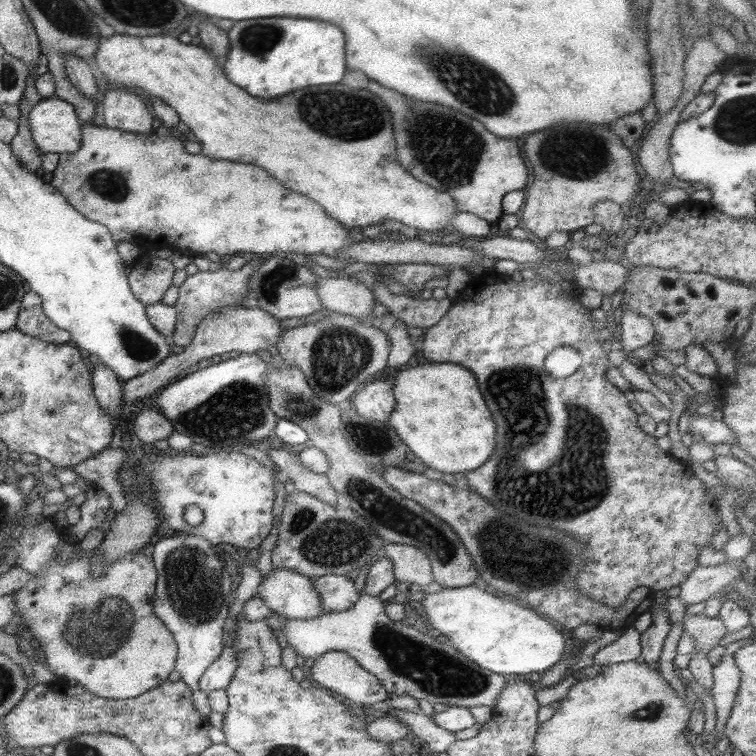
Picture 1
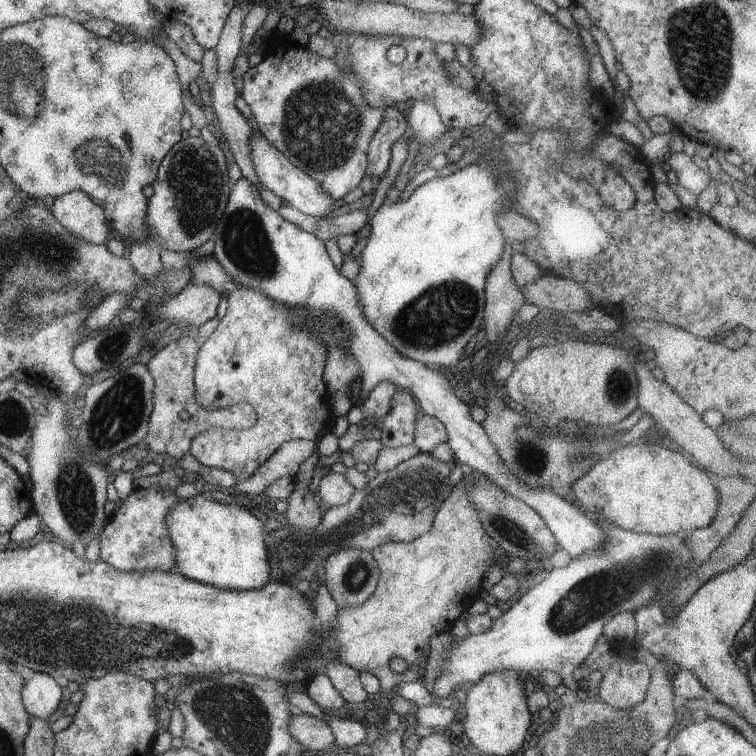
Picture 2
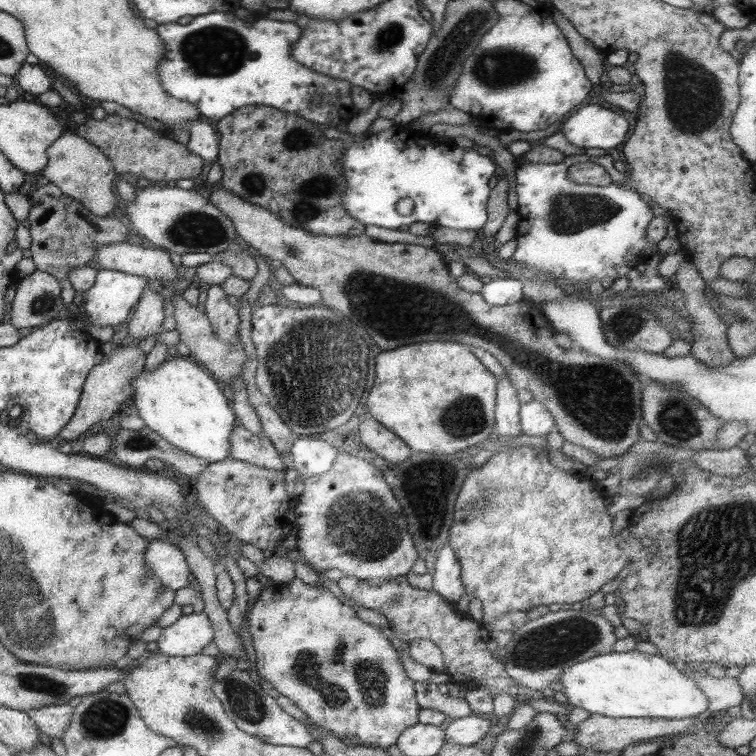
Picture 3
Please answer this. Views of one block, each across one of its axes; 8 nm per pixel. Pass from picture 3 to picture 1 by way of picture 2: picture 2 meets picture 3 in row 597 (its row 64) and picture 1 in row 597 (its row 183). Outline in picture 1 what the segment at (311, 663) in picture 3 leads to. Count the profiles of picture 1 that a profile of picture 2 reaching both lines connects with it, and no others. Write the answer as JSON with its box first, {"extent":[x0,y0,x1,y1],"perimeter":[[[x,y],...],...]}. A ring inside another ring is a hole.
{"extent":[312,574,360,613],"perimeter":[[[328,574],[312,580],[314,590],[320,596],[322,613],[344,612],[352,608],[360,598],[354,580],[346,575]]]}

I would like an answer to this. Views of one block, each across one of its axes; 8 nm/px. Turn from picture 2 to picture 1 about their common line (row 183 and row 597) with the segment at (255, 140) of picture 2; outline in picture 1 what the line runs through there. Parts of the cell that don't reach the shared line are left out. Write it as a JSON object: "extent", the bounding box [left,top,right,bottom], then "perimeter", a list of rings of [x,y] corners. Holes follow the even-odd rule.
{"extent":[258,567,322,619],"perimeter":[[[284,567],[261,579],[258,596],[268,608],[287,619],[310,619],[322,613],[313,580]]]}

